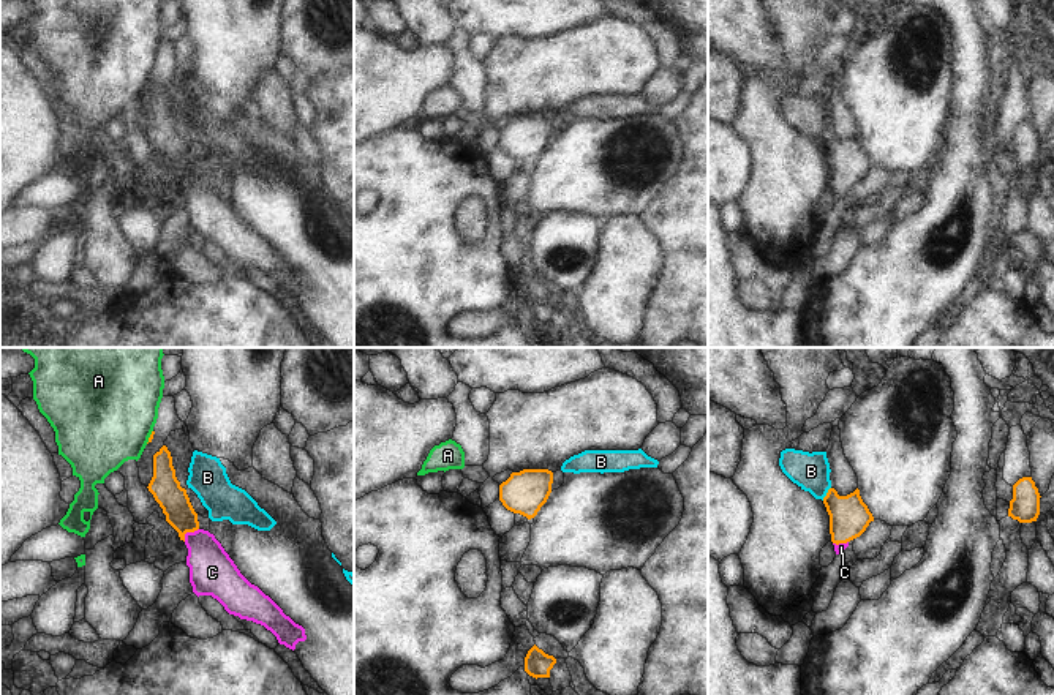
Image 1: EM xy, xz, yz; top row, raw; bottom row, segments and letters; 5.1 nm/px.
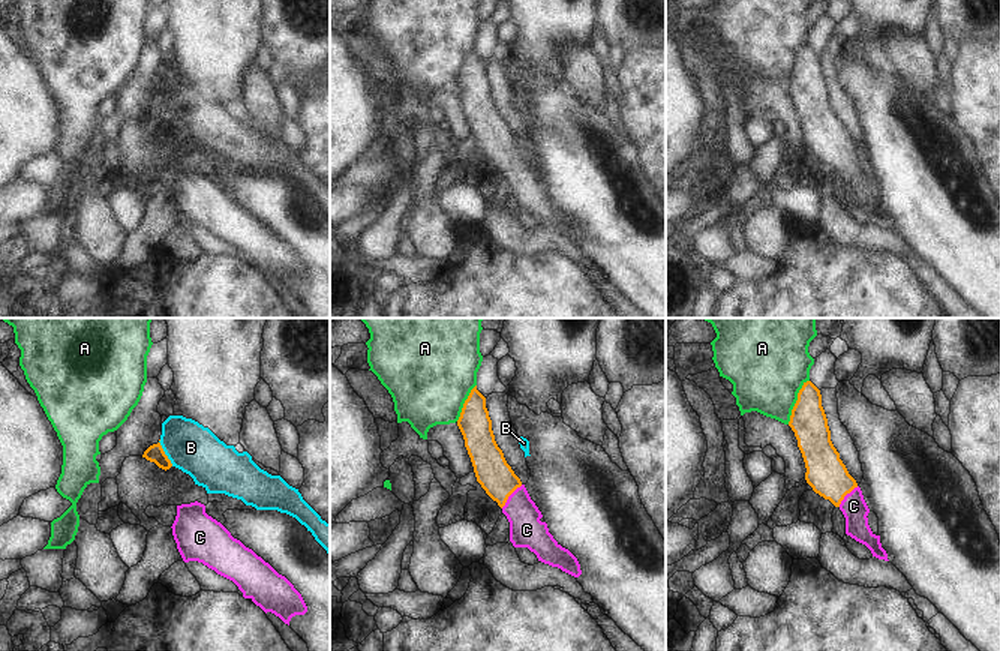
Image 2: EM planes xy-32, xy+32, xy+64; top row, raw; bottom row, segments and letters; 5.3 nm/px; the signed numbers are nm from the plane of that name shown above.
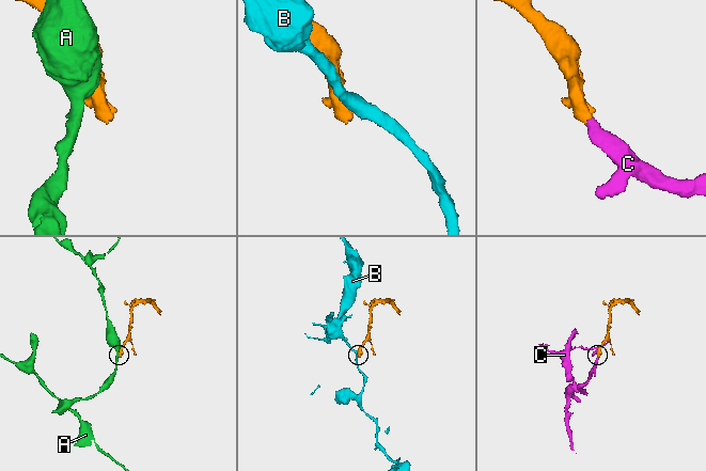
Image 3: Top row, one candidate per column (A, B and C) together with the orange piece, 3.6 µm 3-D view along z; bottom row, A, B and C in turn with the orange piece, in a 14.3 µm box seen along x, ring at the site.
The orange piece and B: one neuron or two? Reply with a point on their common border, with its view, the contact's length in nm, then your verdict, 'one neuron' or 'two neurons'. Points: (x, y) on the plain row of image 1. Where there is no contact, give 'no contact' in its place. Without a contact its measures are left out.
contact yz (827, 139); length 80 nm; two neurons

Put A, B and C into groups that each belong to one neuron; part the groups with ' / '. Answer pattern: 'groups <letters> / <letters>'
groups A / B / C

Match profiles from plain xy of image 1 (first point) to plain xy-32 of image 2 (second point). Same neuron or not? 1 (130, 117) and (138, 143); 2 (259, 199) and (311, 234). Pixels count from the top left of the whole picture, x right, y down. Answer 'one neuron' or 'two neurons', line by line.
1: one neuron
2: one neuron

